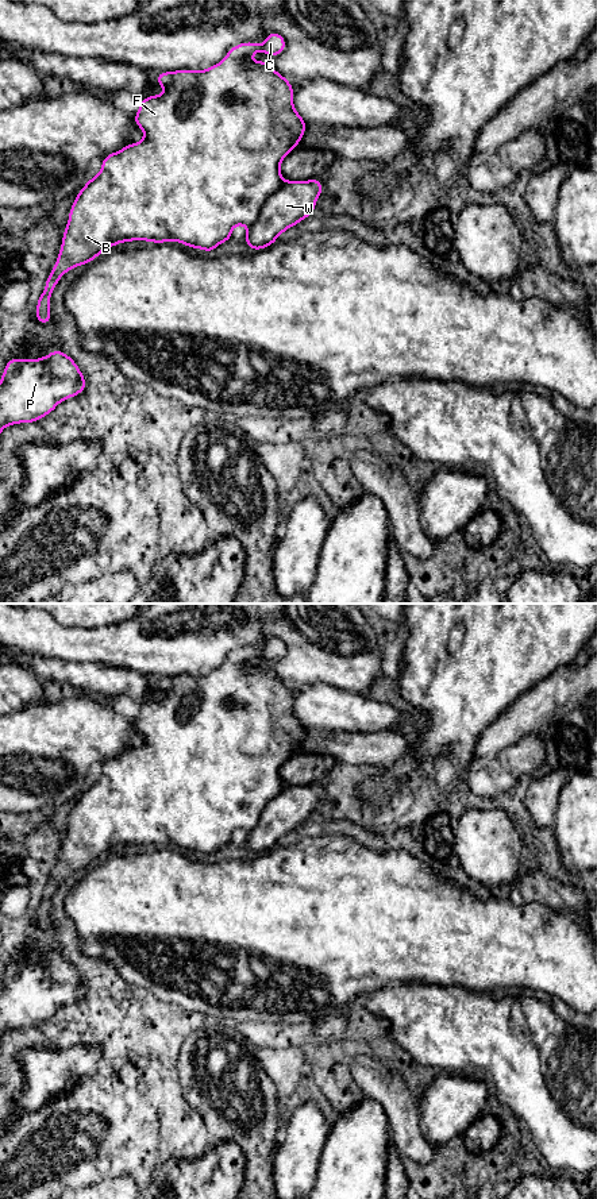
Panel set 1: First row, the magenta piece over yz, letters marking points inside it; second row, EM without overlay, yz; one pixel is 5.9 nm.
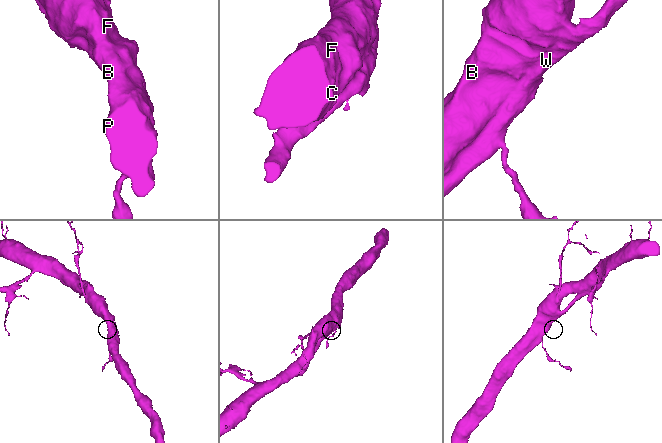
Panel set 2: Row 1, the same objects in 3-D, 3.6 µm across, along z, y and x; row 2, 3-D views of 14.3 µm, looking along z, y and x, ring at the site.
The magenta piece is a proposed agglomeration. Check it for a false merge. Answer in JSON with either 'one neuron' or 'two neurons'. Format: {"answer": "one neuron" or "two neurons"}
{"answer": "one neuron"}

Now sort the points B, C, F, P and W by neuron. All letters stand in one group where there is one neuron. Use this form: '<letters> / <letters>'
B C F P W

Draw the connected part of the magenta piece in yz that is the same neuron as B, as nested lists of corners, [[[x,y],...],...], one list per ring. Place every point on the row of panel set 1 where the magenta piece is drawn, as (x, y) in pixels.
[[[269,32],[262,46],[259,46],[257,42],[243,42],[240,45],[235,45],[228,50],[226,58],[222,62],[211,66],[207,70],[196,72],[181,69],[177,72],[162,72],[155,76],[155,82],[163,86],[166,92],[161,96],[150,95],[143,99],[139,103],[139,111],[134,115],[134,123],[145,132],[143,140],[139,143],[128,143],[122,150],[104,157],[100,173],[96,177],[89,178],[85,186],[77,193],[77,197],[69,211],[69,220],[63,231],[62,244],[57,262],[47,275],[43,293],[35,298],[38,305],[35,316],[36,323],[49,324],[51,321],[53,317],[50,313],[50,297],[61,277],[66,271],[80,265],[88,265],[108,247],[132,240],[146,240],[151,243],[170,243],[172,240],[177,240],[178,243],[189,246],[190,248],[201,248],[211,254],[220,243],[231,242],[232,228],[236,224],[243,224],[249,228],[243,242],[254,251],[258,251],[271,246],[284,231],[315,213],[316,200],[319,198],[324,188],[321,181],[317,177],[309,181],[284,181],[280,171],[281,162],[288,153],[296,150],[308,127],[301,115],[293,108],[294,93],[292,82],[277,73],[271,65],[262,61],[249,61],[250,55],[261,50],[263,50],[269,57],[278,57],[281,53],[284,53],[285,46],[286,41],[281,34]]]

